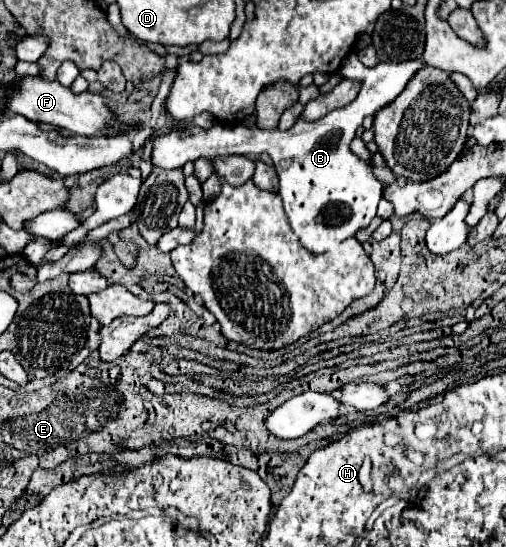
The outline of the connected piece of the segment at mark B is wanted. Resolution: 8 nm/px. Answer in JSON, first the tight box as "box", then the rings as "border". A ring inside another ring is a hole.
{"box":[151,53,425,253],"border":[[[351,53],[343,61],[341,75],[349,77],[349,79],[363,79],[363,87],[361,87],[357,99],[351,105],[335,109],[335,111],[327,113],[325,117],[321,117],[317,121],[299,119],[289,131],[279,131],[279,129],[263,131],[263,129],[257,129],[257,127],[249,129],[249,127],[243,127],[239,123],[215,123],[211,129],[201,129],[197,125],[187,125],[185,129],[179,129],[179,131],[173,131],[169,135],[153,139],[151,163],[155,167],[161,167],[161,169],[179,169],[187,161],[195,161],[195,159],[201,159],[201,157],[205,157],[205,159],[215,159],[215,157],[223,157],[223,155],[253,157],[253,155],[261,155],[261,149],[263,149],[265,153],[271,155],[273,165],[277,169],[279,195],[283,199],[285,213],[289,217],[289,223],[291,223],[293,231],[301,237],[301,243],[303,243],[305,249],[309,249],[311,253],[323,253],[323,251],[331,249],[333,245],[345,241],[347,237],[353,237],[359,229],[369,227],[371,219],[377,213],[377,205],[381,201],[383,185],[375,179],[373,169],[369,167],[369,163],[365,163],[363,159],[353,155],[351,149],[349,149],[349,143],[355,137],[355,129],[361,125],[361,121],[367,115],[375,115],[381,107],[389,105],[405,89],[405,85],[411,81],[411,77],[423,65],[425,63],[421,59],[415,59],[415,61],[403,61],[403,63],[379,63],[374,67],[374,70],[367,69],[367,67],[361,65],[357,55]]]}

